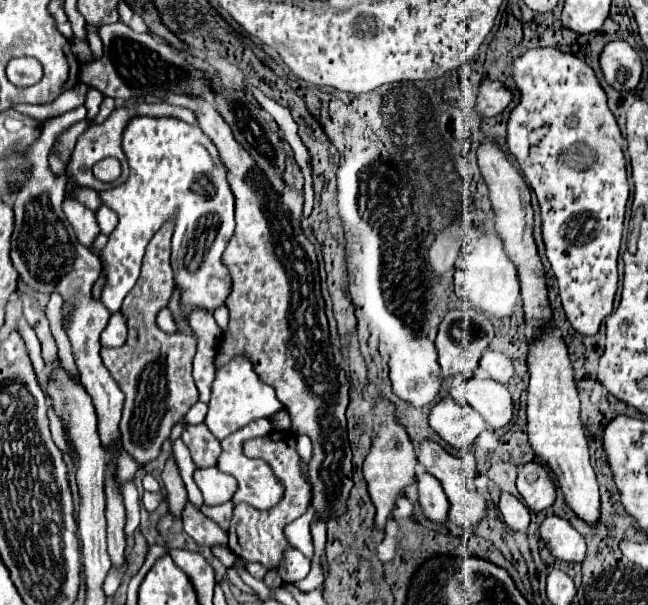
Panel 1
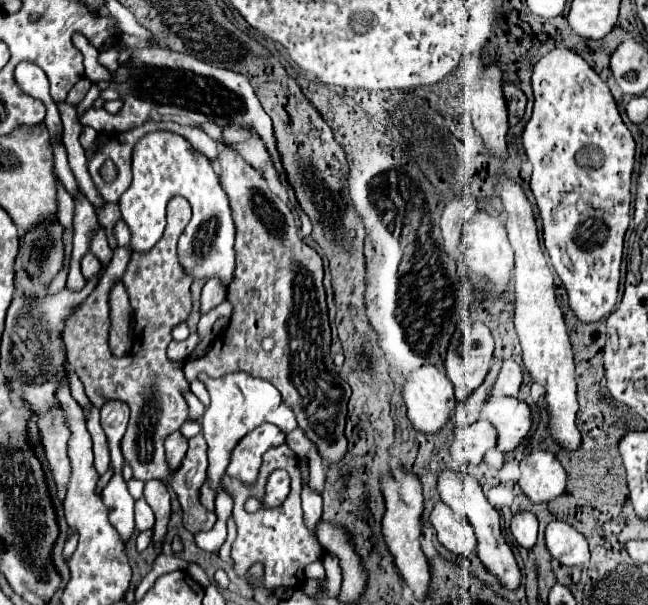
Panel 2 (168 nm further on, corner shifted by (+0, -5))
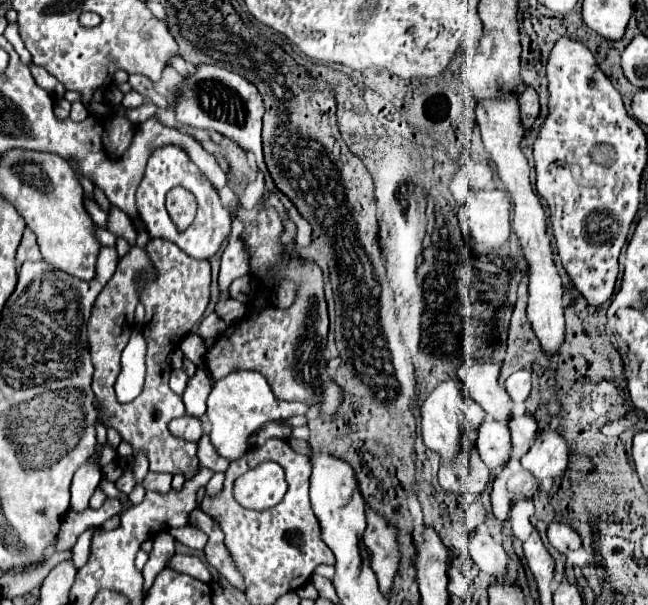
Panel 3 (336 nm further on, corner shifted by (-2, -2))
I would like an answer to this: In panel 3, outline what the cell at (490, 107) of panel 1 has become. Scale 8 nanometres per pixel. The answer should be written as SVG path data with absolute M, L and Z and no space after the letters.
M527 87L527 91L521 95L519 99L519 105L521 105L521 121L525 125L525 129L531 129L537 115L539 115L539 95L533 87Z

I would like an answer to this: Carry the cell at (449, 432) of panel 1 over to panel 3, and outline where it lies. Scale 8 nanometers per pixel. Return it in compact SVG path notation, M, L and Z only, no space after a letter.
M487 419L479 429L477 451L483 463L491 469L494 480L509 461L509 449L511 449L511 435L507 423Z

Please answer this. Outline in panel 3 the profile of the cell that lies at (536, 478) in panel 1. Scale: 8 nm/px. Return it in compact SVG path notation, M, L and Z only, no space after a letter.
M543 429L529 453L521 459L521 465L531 471L539 481L557 479L567 469L567 443L555 429Z

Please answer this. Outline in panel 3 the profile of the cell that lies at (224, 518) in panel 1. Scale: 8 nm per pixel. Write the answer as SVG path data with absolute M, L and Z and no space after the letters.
M203 435L197 441L197 455L199 455L201 465L211 471L227 471L227 467L229 467L229 461L221 459L221 455L217 455L217 449L211 445L209 435Z

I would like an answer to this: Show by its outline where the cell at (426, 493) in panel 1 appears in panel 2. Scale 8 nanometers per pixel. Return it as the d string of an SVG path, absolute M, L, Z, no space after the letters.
M437 502L431 510L429 522L433 524L439 542L453 554L469 554L475 552L475 534L471 528L459 528L455 518L453 518L453 510L443 504Z

